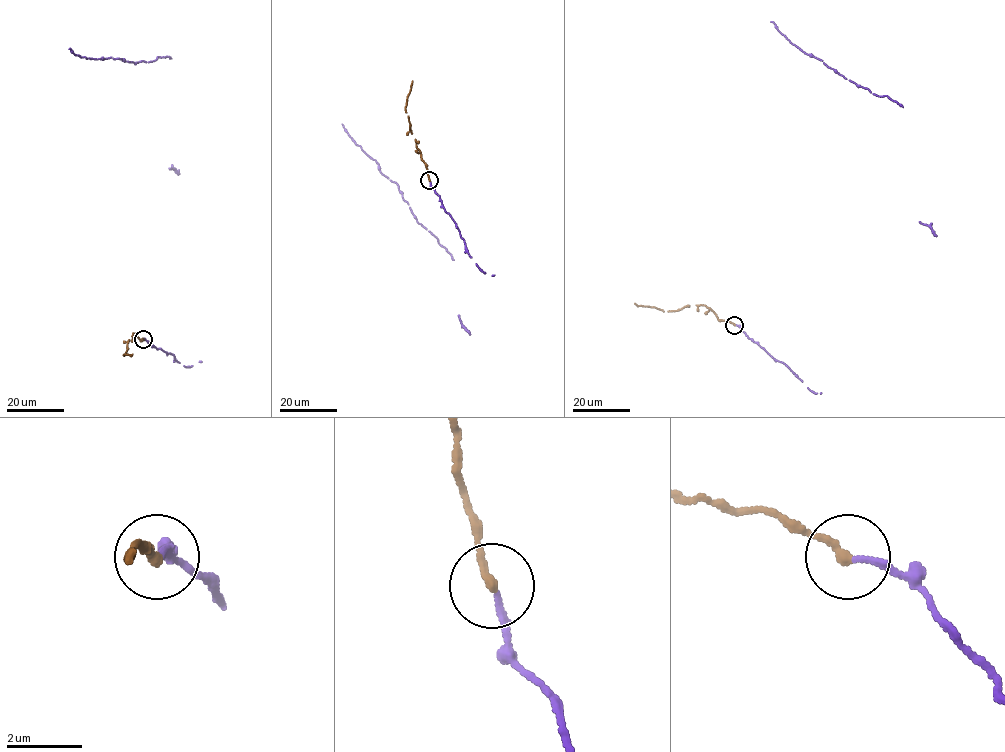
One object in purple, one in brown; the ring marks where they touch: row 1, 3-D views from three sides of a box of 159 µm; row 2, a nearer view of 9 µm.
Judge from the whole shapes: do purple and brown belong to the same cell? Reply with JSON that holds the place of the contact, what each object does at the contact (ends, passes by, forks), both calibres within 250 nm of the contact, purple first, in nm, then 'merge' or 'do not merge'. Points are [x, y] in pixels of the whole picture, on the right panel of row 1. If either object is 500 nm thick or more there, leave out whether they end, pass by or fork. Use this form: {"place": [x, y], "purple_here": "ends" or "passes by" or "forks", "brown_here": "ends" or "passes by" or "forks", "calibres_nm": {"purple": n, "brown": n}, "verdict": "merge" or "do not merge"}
{"place": [734, 325], "purple_here": "ends", "brown_here": "ends", "calibres_nm": {"purple": 160, "brown": 240}, "verdict": "merge"}

